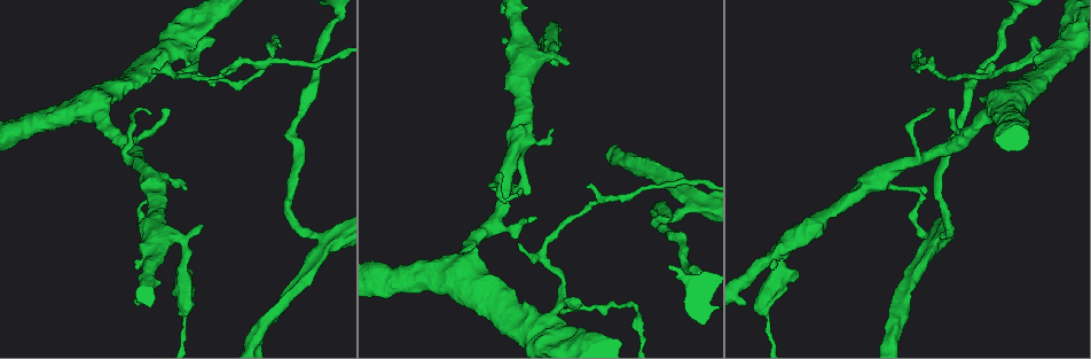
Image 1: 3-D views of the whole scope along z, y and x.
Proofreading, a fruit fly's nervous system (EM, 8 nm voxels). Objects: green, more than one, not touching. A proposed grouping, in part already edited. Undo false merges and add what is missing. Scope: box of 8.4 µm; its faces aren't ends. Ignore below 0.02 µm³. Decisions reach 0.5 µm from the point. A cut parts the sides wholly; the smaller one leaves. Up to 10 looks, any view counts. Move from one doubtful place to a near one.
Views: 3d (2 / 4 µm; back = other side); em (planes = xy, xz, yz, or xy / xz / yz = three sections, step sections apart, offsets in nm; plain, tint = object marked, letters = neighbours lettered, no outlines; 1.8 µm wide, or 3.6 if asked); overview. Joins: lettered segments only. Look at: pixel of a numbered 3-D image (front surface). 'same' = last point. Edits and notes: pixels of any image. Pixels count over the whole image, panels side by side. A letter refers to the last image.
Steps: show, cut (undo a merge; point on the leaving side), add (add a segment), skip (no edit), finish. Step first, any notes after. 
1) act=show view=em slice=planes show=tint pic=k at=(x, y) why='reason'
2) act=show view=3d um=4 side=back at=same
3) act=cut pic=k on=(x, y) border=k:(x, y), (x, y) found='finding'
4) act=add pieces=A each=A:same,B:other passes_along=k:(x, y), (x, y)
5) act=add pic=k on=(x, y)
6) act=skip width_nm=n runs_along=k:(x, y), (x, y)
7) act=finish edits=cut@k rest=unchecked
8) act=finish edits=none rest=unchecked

act=show view=em slice=yz step=16 show=tint pic=1 at=(209, 28) why='closes a loop'

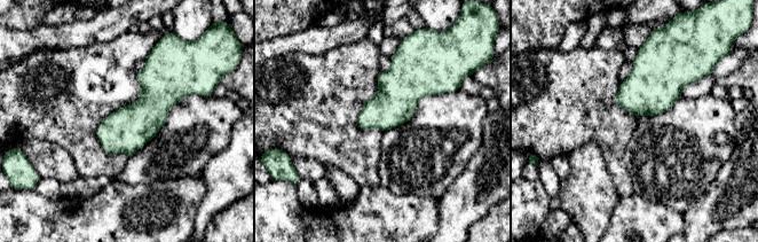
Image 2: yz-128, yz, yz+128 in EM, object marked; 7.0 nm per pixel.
act=show view=em slice=xz step=4 show=letters at=same

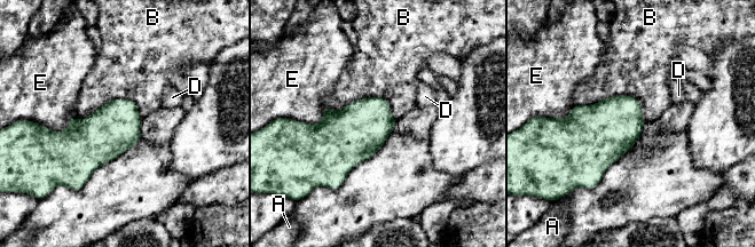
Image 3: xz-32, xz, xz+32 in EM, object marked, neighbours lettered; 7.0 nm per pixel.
act=skip each=A:other,B:other,D:other,E:other found='one neuron here'

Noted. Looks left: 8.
act=show view=em slice=planes show=letters pic=1 at=(699, 209) why='thin arm on a thick one'

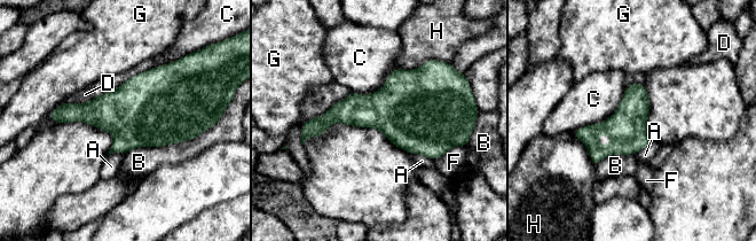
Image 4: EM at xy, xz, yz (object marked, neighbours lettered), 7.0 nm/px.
act=skip width_nm=280 each=A:other,B:other,C:other,D:other,F:other,G:other,H:other border=4:(625, 88), (604, 121), (573, 132) found='all the same neuron'

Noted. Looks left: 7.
act=show view=3d um=4 pic=1 at=(137, 303) why='free end'

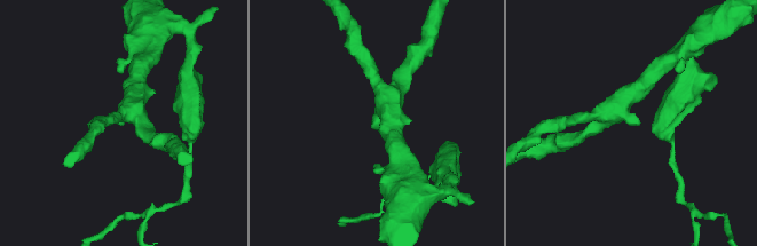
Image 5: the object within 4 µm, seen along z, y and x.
act=show view=em slice=planes show=letters pic=5 at=(378, 129)

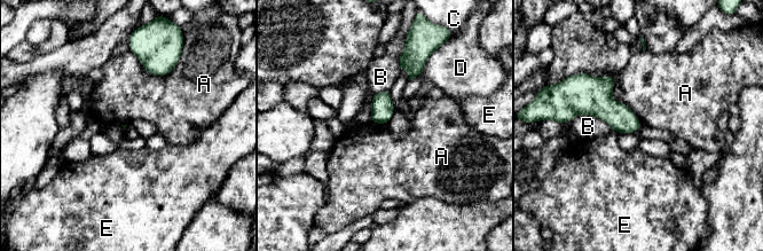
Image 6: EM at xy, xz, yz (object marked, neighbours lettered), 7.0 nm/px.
act=skip each=A:other,B:other,C:other,D:other,E:other border=6:(130, 51), (158, 76), (179, 62) found='none of them fits'

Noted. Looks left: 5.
act=show view=em slice=yz step=16 show=letters pic=1 at=(567, 62)

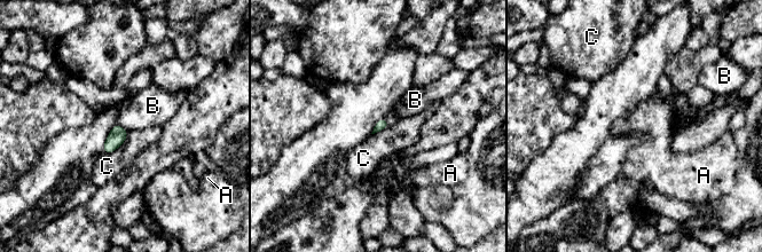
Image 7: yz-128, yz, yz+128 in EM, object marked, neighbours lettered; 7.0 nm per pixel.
act=show view=em slice=planes show=letters at=same

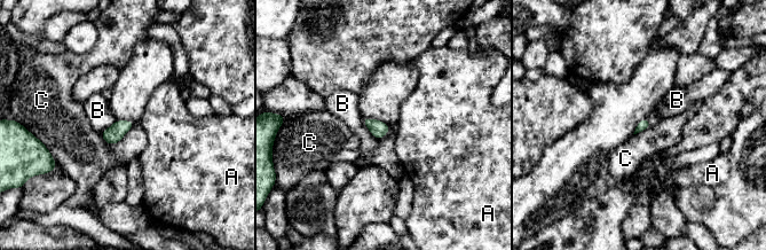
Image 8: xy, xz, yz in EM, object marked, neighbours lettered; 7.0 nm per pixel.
act=skip each=A:other,B:other,C:other border=8:(134, 125), (115, 143), (100, 133) found='no lettered segment goes on from it'

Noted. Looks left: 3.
act=finish edits=none rest=unchecked

